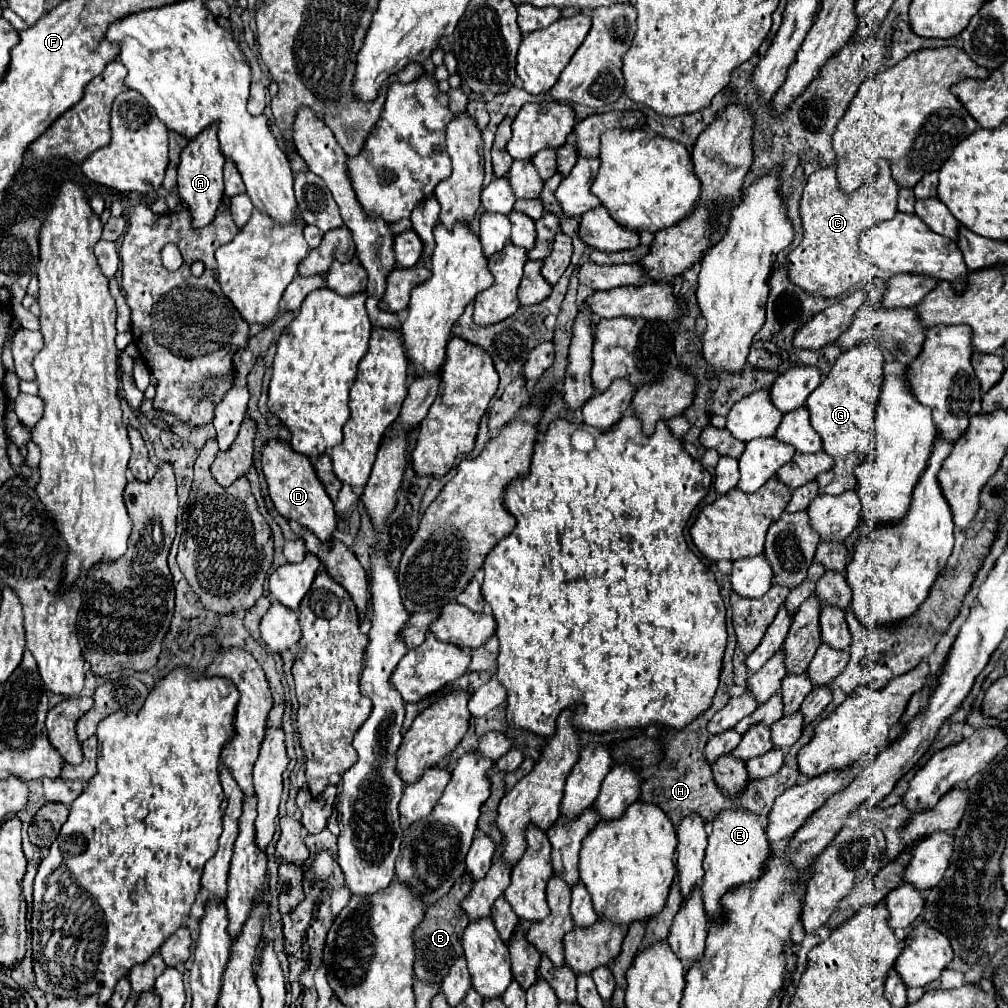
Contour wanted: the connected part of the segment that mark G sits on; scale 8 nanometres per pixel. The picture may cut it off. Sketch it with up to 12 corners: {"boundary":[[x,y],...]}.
{"boundary":[[843,351],[809,395],[835,465],[821,493],[857,487],[875,447],[883,353]]}

